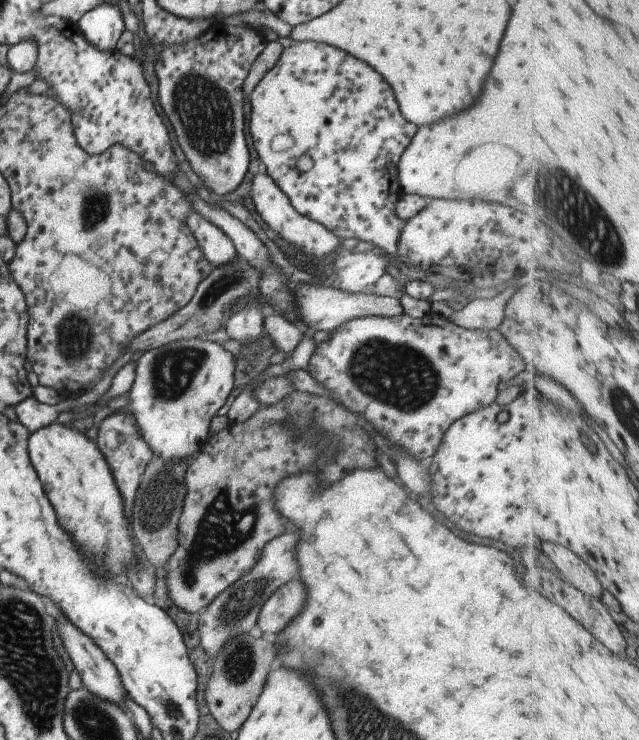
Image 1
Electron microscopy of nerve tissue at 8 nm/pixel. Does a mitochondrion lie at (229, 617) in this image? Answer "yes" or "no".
yes

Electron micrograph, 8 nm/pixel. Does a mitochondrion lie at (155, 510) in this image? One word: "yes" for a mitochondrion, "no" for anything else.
yes

